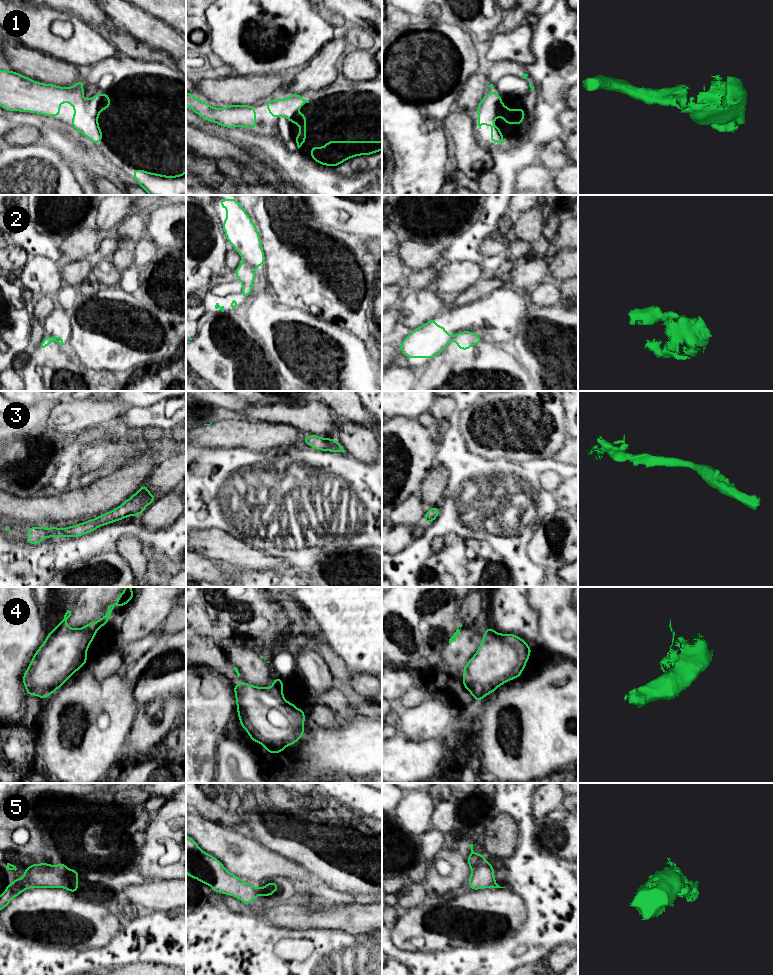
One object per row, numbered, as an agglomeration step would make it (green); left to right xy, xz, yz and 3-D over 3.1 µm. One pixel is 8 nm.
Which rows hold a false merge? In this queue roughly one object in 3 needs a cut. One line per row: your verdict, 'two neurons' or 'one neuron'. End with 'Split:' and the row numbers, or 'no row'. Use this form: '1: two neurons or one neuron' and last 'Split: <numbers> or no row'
1: one neuron
2: two neurons
3: one neuron
4: one neuron
5: one neuron
Split: 2

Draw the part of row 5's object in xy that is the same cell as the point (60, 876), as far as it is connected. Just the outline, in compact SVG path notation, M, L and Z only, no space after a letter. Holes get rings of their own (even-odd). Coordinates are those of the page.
M63 862L56 867L49 863L34 863L24 870L24 878L17 879L8 884L4 893L0 896L0 911L10 901L28 888L65 888L75 893L78 891L77 870L68 869Z

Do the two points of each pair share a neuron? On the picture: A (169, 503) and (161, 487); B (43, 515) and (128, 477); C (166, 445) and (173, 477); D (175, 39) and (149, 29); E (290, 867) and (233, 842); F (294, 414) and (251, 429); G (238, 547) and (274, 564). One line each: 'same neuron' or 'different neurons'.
A: different neurons
B: same neuron
C: different neurons
D: same neuron
E: same neuron
F: different neurons
G: same neuron

